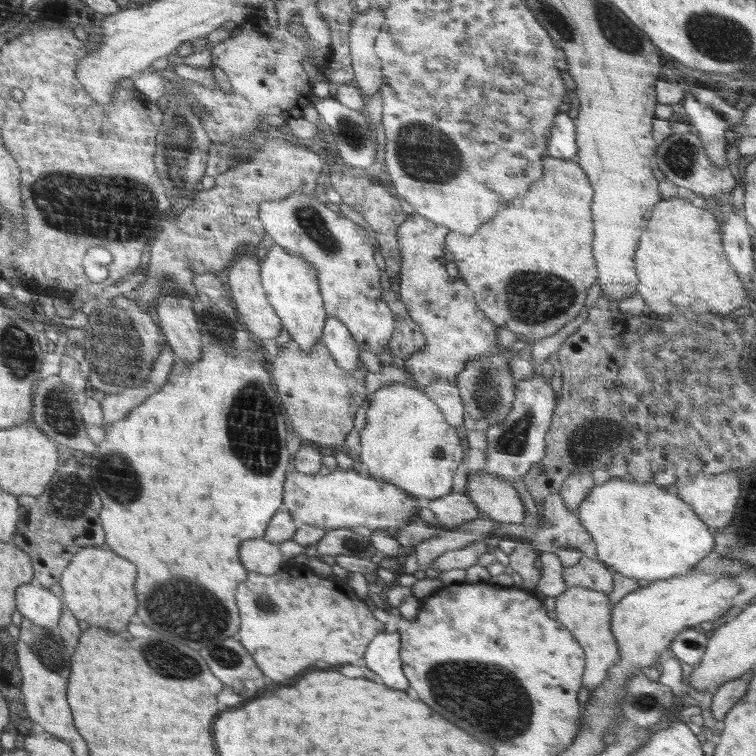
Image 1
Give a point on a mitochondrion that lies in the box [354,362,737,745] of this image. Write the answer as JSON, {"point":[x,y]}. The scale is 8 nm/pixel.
{"point":[585,445]}

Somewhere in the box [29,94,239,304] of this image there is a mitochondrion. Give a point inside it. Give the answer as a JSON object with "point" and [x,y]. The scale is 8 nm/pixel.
{"point":[182,150]}

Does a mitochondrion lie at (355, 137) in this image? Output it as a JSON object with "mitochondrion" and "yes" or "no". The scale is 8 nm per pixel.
{"mitochondrion":"yes"}

